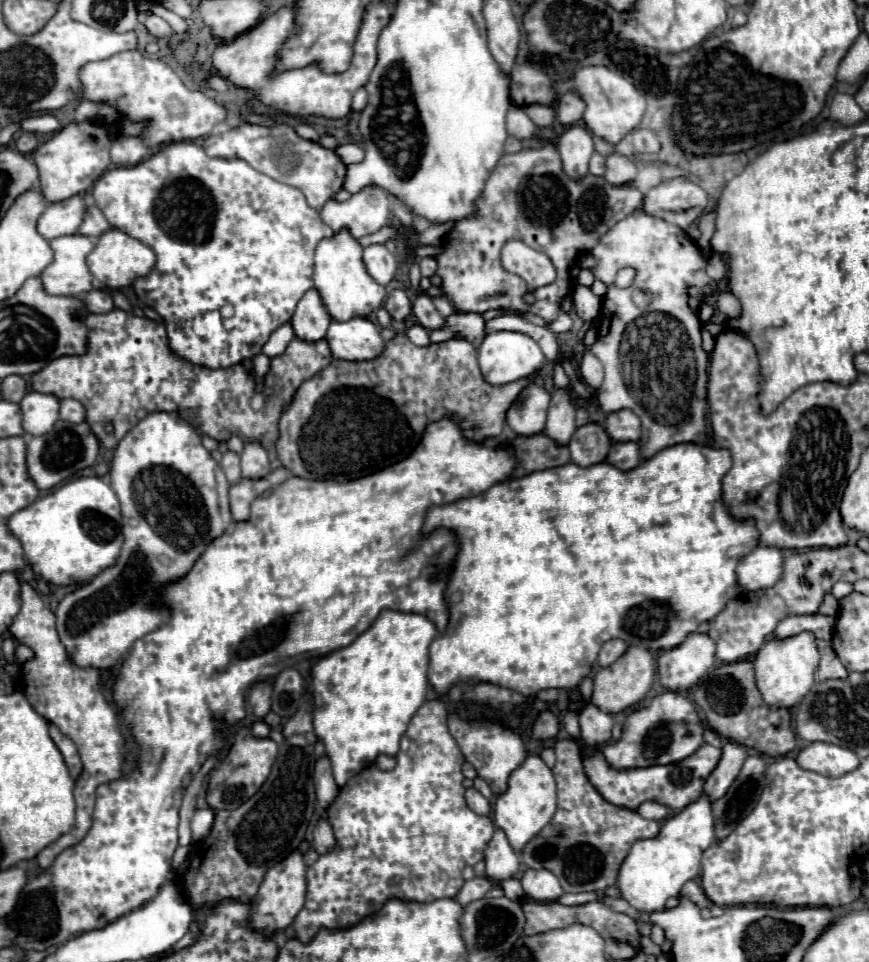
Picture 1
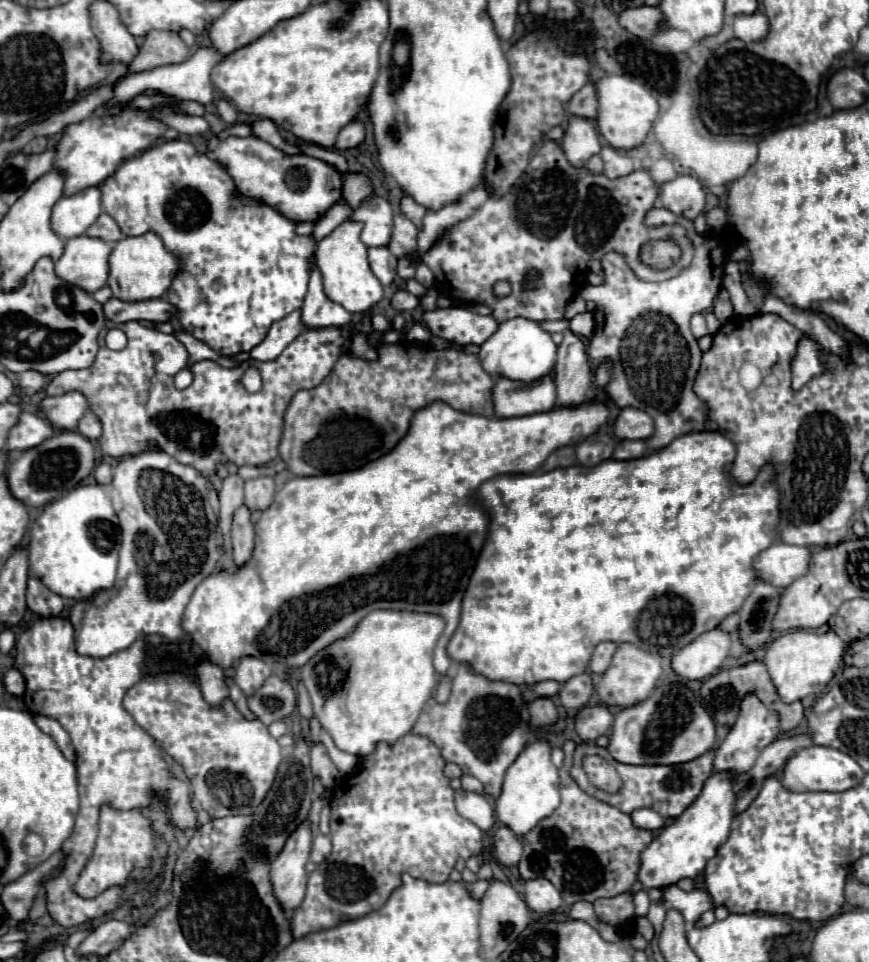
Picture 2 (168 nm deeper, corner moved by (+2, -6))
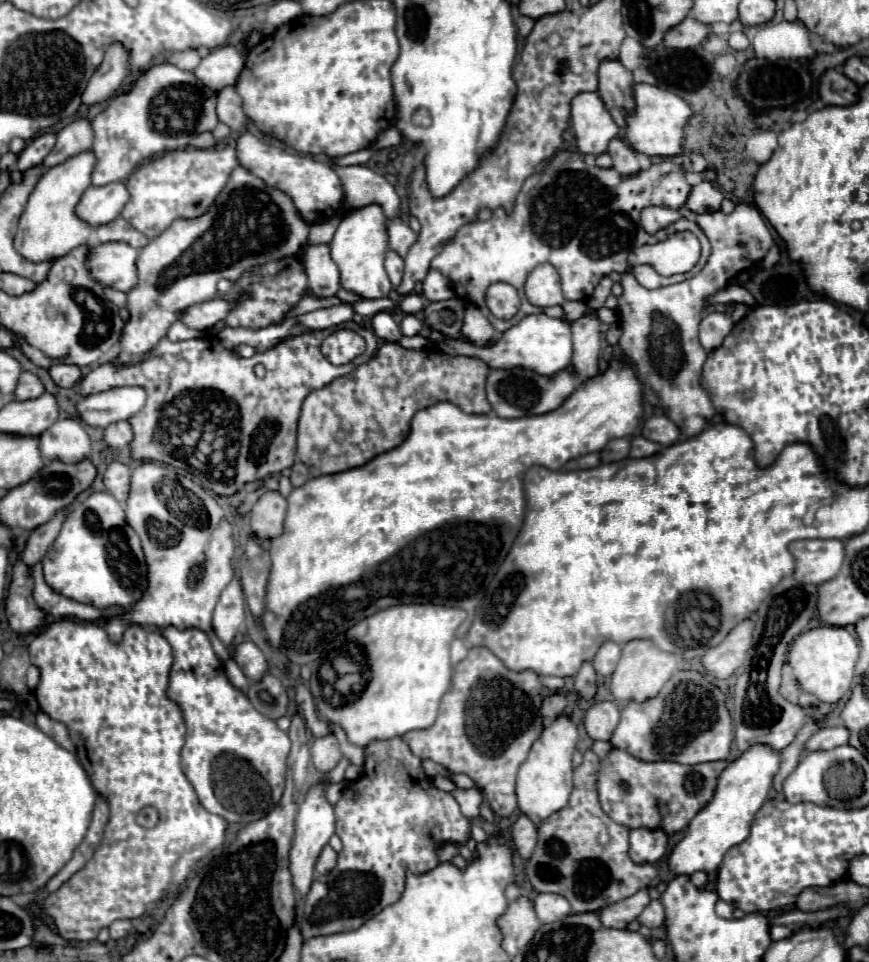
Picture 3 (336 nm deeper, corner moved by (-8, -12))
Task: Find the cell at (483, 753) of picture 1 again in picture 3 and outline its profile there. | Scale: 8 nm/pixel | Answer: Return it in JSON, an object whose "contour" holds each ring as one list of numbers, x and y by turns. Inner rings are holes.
{"contour":[[470,648,468,656,454,668,452,688,442,698,436,722,426,730,408,732,408,736,402,738,416,756,430,758,454,774,468,774,482,786,484,800,490,804,490,808,500,816,510,816,516,810,516,772,544,728,540,706,542,684,534,672,508,672,508,668,504,668,504,664,500,664,500,660,496,660,496,656,492,656,492,652,486,648]]}

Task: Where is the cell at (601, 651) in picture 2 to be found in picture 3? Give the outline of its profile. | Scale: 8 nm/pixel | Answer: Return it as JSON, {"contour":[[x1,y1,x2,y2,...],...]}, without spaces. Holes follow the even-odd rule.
{"contour":[[608,642,608,644,602,644,600,652,594,656,592,660,592,666,596,668,596,672,600,676,610,676,620,660,620,652,622,652,622,646,616,644,616,642]]}

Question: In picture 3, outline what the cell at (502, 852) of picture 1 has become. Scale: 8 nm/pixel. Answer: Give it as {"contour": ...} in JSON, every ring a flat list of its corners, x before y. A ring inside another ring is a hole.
{"contour":[[520,816,512,826,514,848,522,860,528,860,534,846,536,846,536,830,538,828,526,816]]}

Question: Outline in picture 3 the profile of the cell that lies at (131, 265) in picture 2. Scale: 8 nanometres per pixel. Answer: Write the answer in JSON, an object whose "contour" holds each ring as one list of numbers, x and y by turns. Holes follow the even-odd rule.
{"contour":[[234,168,224,192,218,196,216,204,200,216,200,220,174,220,168,230,164,230,158,238,150,240,136,258,138,282,128,292,126,308,132,318,124,326,124,340,120,346,120,354,114,358,116,364,134,364,144,360,148,352,166,336,170,324,174,324,184,308,216,298,216,284,220,278,236,280,244,268,264,264,268,260,278,260,280,256,302,256,308,246,308,230,310,226,300,220,296,208,292,208,292,200,284,196,284,192,276,188,268,188,260,178,252,176,246,168]]}

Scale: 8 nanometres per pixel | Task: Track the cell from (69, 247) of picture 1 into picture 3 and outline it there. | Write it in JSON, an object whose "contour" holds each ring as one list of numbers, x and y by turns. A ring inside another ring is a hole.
{"contour":[[106,242,90,246,86,266,90,276,104,288,128,292,136,284,136,256,138,250,134,250,130,244]]}

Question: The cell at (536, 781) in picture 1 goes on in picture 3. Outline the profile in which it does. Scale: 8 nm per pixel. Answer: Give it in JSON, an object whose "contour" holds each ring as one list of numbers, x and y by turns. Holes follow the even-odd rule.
{"contour":[[558,716,550,722,542,736,534,742,528,758,522,762,516,780,516,796,518,796,518,810,528,816,536,826,546,820,550,814,562,810,572,792,572,752,578,742,576,724,572,724,566,716]]}

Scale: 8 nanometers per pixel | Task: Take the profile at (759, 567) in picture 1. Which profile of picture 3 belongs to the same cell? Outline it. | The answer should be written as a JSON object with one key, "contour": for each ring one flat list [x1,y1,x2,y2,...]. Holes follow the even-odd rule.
{"contour":[[798,540,788,546,796,560,794,578,802,584,822,584,836,576,844,558,840,540]]}

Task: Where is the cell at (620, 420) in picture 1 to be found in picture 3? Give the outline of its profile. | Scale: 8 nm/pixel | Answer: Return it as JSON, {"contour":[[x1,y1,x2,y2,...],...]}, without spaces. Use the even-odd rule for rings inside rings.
{"contour":[[654,414,654,416,650,416,650,418,644,420,644,424,642,424,642,436,648,438,648,440,652,440,652,442,658,442,662,446,672,446,674,442,678,442,680,430,664,414]]}

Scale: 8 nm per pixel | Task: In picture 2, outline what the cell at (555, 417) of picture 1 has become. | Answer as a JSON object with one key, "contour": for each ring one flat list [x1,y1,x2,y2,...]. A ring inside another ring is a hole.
{"contour":[[572,330,564,332,564,340,558,346,554,380,558,386,556,406,574,406,586,400,586,390,590,388,592,380,592,368,584,340]]}

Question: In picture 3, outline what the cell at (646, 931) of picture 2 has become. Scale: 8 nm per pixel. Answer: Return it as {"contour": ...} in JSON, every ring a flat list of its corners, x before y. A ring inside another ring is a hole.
{"contour":[[652,900,648,904,648,908,644,908,644,912,638,916,638,922,642,926,648,926,648,928,660,928,662,922,664,922,664,908,658,900]]}

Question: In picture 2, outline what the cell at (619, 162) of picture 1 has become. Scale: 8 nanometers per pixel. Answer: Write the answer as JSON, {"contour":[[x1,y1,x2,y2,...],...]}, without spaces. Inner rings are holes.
{"contour":[[604,146,600,156,604,160,604,176,608,176,608,178,620,178,620,176,634,172,634,164,632,164,630,156,622,150,616,150,612,146]]}

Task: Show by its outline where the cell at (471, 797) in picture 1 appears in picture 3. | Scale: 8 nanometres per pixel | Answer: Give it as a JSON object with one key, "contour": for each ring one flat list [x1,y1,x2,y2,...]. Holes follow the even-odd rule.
{"contour":[[456,788,452,794,456,796,456,800,460,804,460,810,466,818,470,818,470,820,480,818,480,806,484,802,480,790,474,790,474,788,472,790,460,790,460,788]]}

